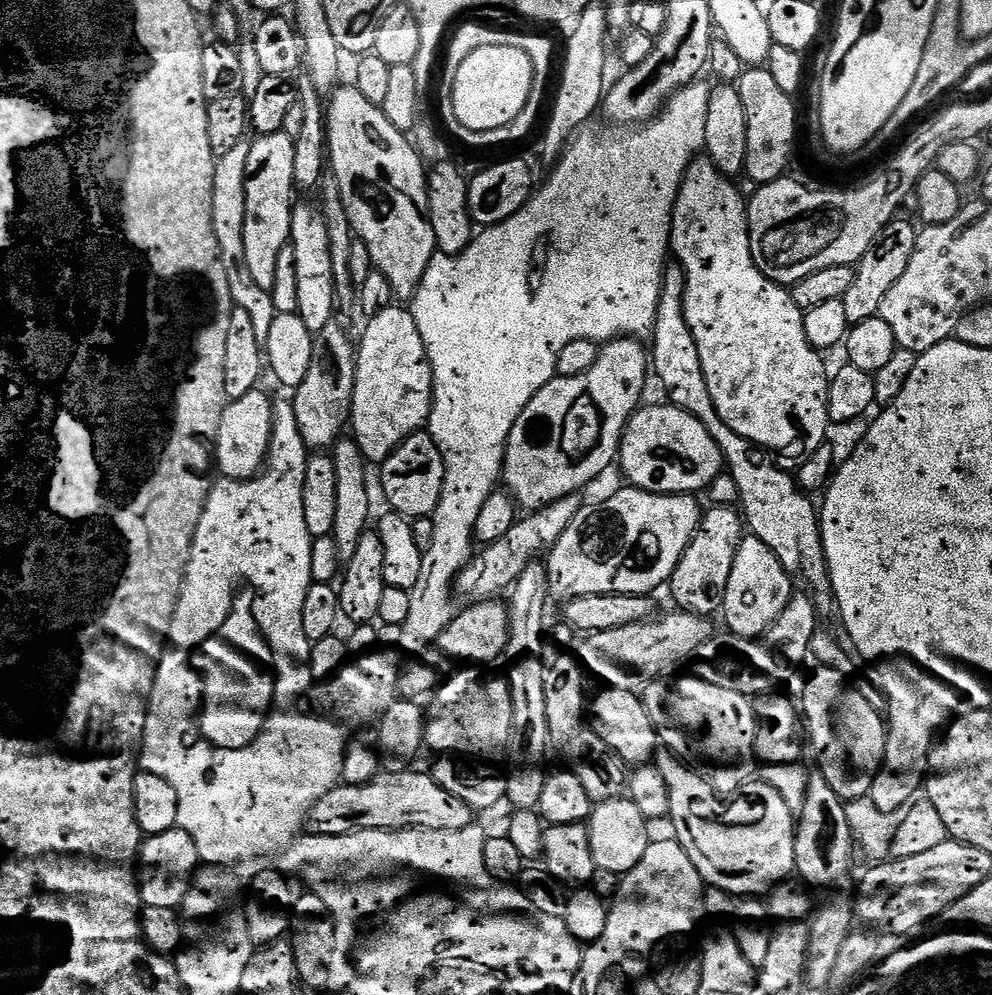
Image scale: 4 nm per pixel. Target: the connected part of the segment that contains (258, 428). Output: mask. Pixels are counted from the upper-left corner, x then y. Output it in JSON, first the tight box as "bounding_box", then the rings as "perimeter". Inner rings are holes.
{"bounding_box":[214,390,273,480],"perimeter":[[[253,390],[224,406],[214,441],[214,464],[219,475],[230,480],[250,480],[265,467],[272,441],[273,397]]]}

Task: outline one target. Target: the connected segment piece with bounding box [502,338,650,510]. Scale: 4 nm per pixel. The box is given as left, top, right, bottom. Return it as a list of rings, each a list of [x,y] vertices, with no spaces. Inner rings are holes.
[[[617,338],[609,340],[599,349],[594,366],[586,372],[586,374],[578,374],[577,376],[557,376],[546,386],[542,386],[542,390],[538,390],[538,394],[534,394],[534,398],[530,398],[528,405],[522,410],[522,414],[518,418],[518,422],[514,422],[514,426],[508,435],[508,444],[504,447],[504,470],[502,473],[502,484],[510,493],[517,505],[524,510],[539,510],[550,506],[554,502],[558,502],[567,496],[574,496],[583,493],[583,488],[587,486],[591,480],[596,480],[608,467],[613,467],[614,461],[617,459],[620,451],[620,440],[624,436],[624,428],[628,424],[628,420],[636,413],[637,408],[641,407],[644,396],[644,383],[647,382],[648,376],[650,380],[650,356],[639,339],[636,338]]]

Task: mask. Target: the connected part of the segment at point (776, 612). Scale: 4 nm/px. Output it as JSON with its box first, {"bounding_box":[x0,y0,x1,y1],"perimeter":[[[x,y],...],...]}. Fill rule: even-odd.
{"bounding_box":[722,535,794,638],"perimeter":[[[745,535],[734,560],[734,570],[730,572],[730,582],[726,588],[726,598],[722,609],[722,617],[724,616],[725,622],[728,623],[727,631],[733,636],[745,638],[763,636],[786,610],[786,606],[794,594],[792,583],[794,583],[793,577],[782,566],[782,562],[774,554],[774,550],[770,550],[770,546],[766,546],[766,542],[762,542],[757,536]]]}

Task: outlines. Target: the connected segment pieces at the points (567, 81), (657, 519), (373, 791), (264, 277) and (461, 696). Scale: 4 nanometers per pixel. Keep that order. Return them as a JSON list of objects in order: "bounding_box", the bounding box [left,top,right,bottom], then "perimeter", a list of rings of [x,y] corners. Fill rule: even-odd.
[{"bounding_box":[544,2,608,165],"perimeter":[[[589,2],[586,10],[574,22],[568,36],[568,49],[564,52],[564,69],[560,72],[560,85],[556,88],[556,101],[552,104],[552,117],[544,132],[544,160],[555,165],[564,155],[570,141],[585,127],[595,112],[599,113],[606,91],[604,67],[608,64],[608,9],[603,3]]]},{"bounding_box":[546,486,702,602],"perimeter":[[[624,486],[621,492],[614,493],[609,500],[604,500],[601,504],[594,505],[593,508],[588,508],[588,506],[581,507],[580,513],[574,518],[574,522],[570,522],[570,526],[566,528],[562,534],[562,538],[558,538],[558,542],[553,544],[547,553],[546,571],[551,595],[555,599],[557,596],[560,602],[567,602],[576,596],[585,596],[586,594],[614,594],[617,592],[618,594],[630,594],[631,596],[647,596],[655,593],[655,588],[660,588],[663,584],[665,587],[671,581],[674,570],[682,558],[682,554],[688,549],[688,543],[696,537],[696,531],[700,525],[702,515],[702,507],[700,508],[700,504],[696,500],[699,499],[692,494],[686,496],[663,496],[657,492],[647,492],[641,488]]]},{"bounding_box":[307,771,474,836],"perimeter":[[[381,771],[363,786],[341,783],[318,800],[308,812],[307,831],[314,836],[341,836],[361,828],[401,832],[404,828],[426,830],[466,830],[473,827],[474,810],[462,798],[450,794],[425,772]]]},{"bounding_box":[244,131,294,290],"perimeter":[[[287,131],[257,135],[250,143],[250,158],[246,158],[246,222],[244,223],[244,266],[254,278],[256,288],[271,290],[278,254],[289,247],[292,238],[294,199],[294,139]]]},{"bounding_box":[426,666,514,758],"perimeter":[[[464,666],[448,681],[441,683],[431,697],[432,705],[426,708],[426,744],[436,754],[471,754],[476,758],[492,758],[495,752],[511,745],[514,740],[512,730],[512,692],[508,688],[507,679],[503,675],[491,676],[483,672],[480,666]]]}]

